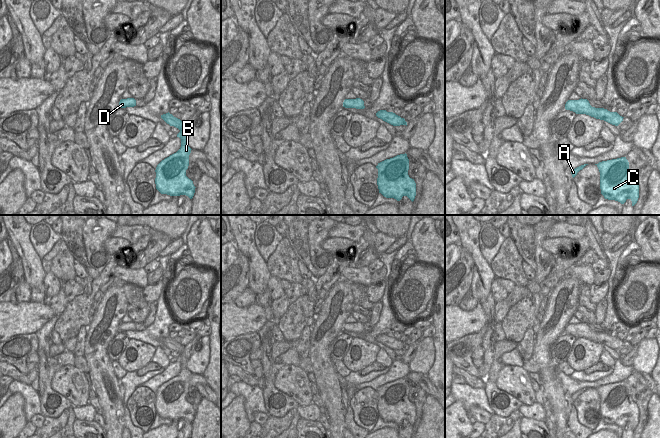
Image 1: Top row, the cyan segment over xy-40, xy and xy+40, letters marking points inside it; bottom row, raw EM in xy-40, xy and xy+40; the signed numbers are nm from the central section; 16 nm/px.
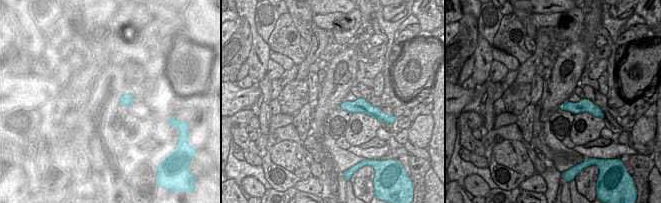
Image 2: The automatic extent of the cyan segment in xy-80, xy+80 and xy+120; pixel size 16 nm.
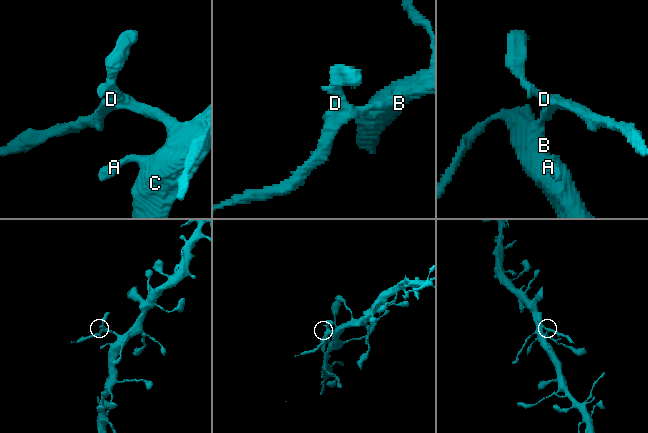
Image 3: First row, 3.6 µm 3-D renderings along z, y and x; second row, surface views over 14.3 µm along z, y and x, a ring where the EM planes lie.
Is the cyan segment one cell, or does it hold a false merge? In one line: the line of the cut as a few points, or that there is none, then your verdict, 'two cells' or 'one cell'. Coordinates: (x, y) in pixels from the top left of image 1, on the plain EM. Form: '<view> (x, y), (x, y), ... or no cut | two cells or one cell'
no cut | one cell

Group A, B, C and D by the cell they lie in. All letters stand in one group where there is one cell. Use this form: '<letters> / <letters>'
A B C D

